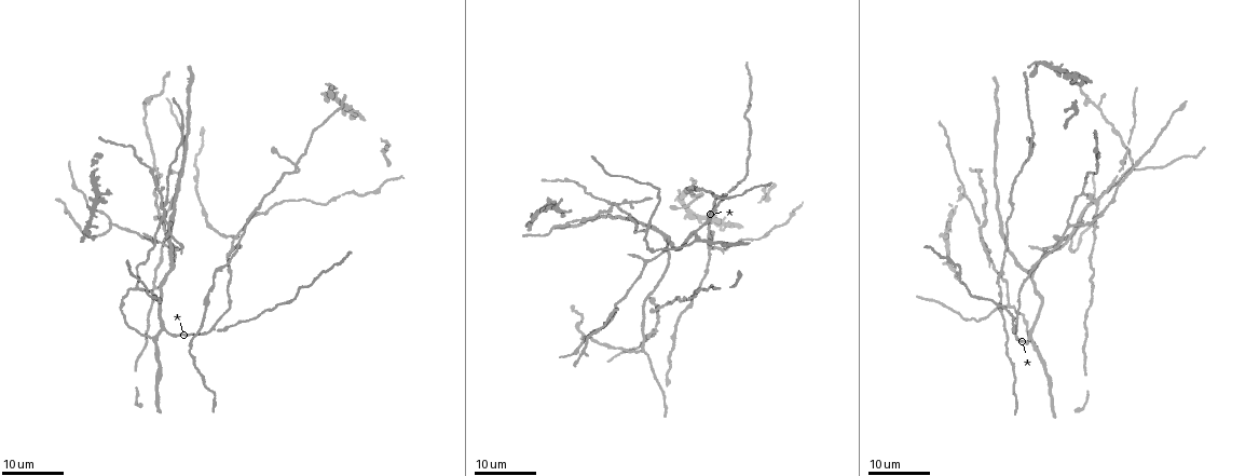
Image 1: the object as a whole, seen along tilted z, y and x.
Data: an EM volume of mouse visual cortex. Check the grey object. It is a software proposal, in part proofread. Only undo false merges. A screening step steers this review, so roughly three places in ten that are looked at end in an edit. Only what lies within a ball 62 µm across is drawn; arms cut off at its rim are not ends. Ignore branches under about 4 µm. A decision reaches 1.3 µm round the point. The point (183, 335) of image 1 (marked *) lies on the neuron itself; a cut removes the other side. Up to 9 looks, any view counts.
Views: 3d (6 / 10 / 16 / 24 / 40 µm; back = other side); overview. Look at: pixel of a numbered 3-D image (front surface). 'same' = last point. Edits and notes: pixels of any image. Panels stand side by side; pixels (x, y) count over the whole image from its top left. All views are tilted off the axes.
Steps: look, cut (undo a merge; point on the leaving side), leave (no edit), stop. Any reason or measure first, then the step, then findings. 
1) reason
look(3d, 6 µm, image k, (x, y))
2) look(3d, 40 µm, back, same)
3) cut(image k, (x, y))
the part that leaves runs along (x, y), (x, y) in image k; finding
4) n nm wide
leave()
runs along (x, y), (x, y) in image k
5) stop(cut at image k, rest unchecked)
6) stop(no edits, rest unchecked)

look(3d, 24 µm, image 1, (727, 194))

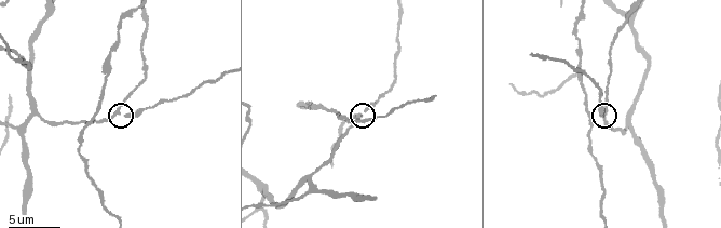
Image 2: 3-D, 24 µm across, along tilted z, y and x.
look(3d, 10 µm, image 2, (358, 117))

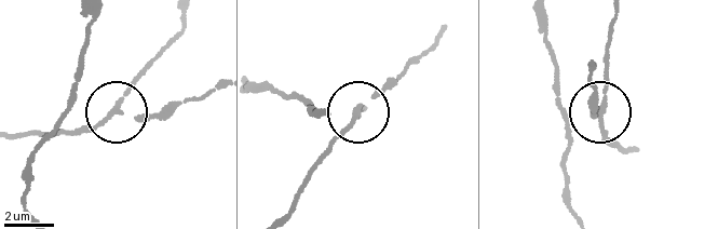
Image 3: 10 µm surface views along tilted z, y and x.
leave()
runs along (13, 133), (80, 130), (114, 112), (168, 111) in image 3; continuous, no second neuron

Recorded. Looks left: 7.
three-way junction
look(3d, 16 µm, image 1, (645, 230))

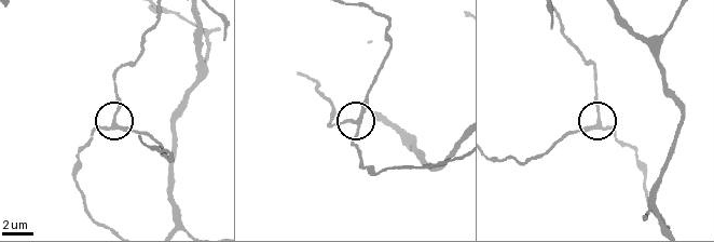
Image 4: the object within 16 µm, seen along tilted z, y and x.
closer look
look(3d, 10 µm, image 4, (355, 122))

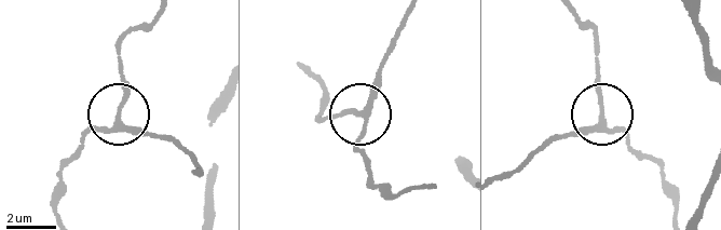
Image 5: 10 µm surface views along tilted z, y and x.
200 nm wide
leave()
runs along (676, 213), (671, 184), (602, 116), (593, 125), (558, 138) in image 5; all the same neuron

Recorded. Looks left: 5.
three-way junction
look(3d, 24 µm, image 1, (163, 219))

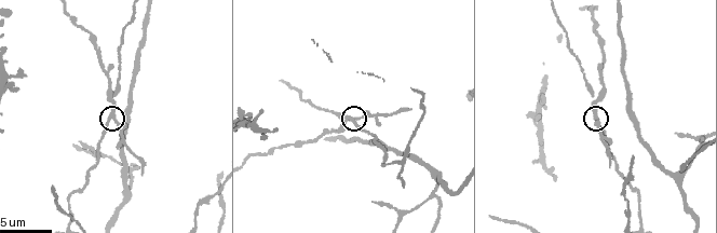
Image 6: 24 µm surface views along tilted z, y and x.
look(3d, 6 µm, image 6, (354, 116))

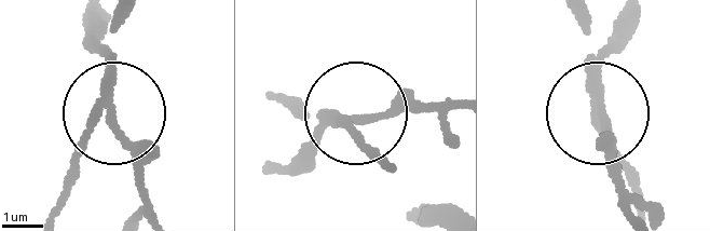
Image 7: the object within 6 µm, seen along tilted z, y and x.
look(3d, 6 µm, back, image 7, (111, 124))

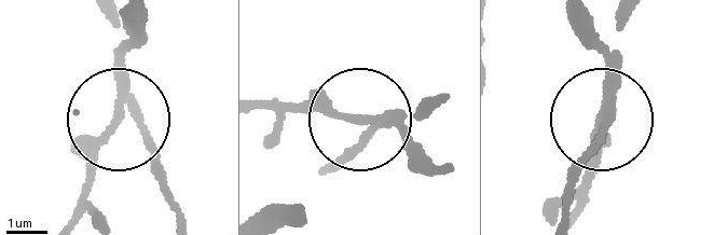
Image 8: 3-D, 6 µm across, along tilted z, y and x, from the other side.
200 nm wide
cut(image 8, (103, 138))
the part that leaves runs along (118, 73), (131, 19) in image 8; two neurons meet here

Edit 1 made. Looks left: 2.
stop(cut at image 8, rest unchecked)

